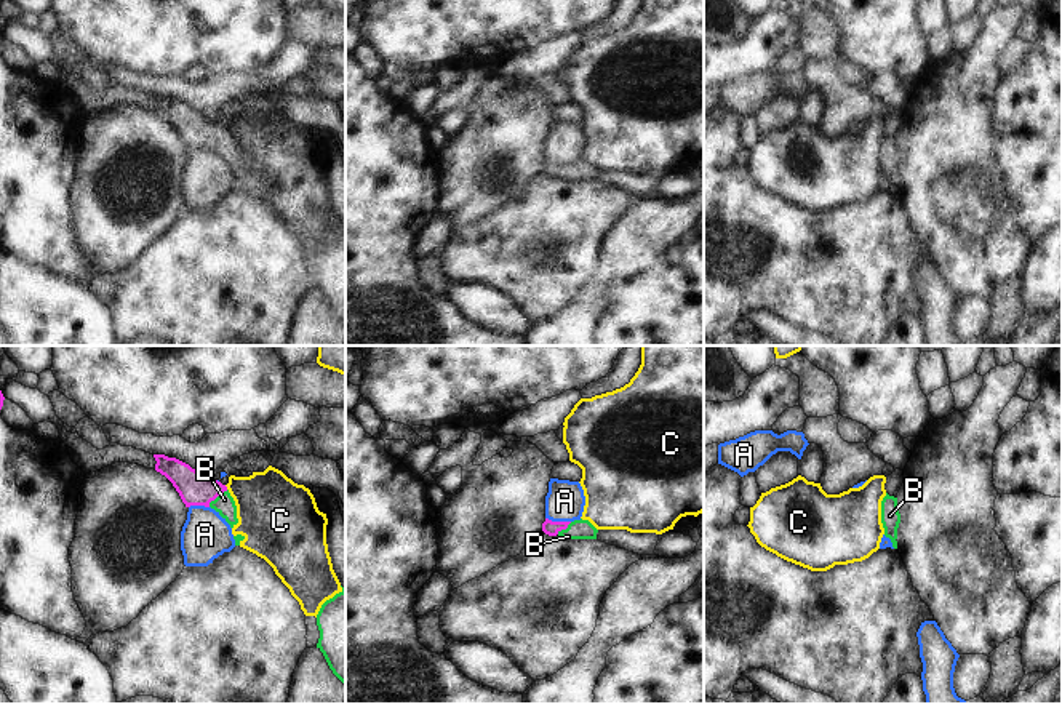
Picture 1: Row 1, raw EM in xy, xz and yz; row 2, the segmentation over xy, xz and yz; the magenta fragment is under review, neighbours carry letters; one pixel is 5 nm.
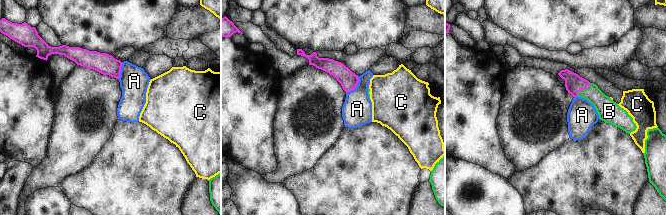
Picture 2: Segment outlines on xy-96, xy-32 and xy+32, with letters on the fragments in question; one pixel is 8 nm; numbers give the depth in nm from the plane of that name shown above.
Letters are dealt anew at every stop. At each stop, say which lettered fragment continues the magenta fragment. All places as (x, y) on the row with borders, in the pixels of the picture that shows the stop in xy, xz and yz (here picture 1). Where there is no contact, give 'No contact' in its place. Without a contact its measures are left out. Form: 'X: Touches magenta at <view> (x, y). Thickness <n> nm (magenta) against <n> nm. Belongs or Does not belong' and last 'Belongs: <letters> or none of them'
A: Touches magenta at xz (558, 522). Thickness 70 nm (magenta) against 200 nm. Does not belong
B: Touches magenta at xy (216, 496). Thickness 160 nm (magenta) against 100 nm. Belongs
C: Touches magenta at xy (226, 487). Thickness 160 nm (magenta) against 360 nm. Does not belong
Belongs: B.

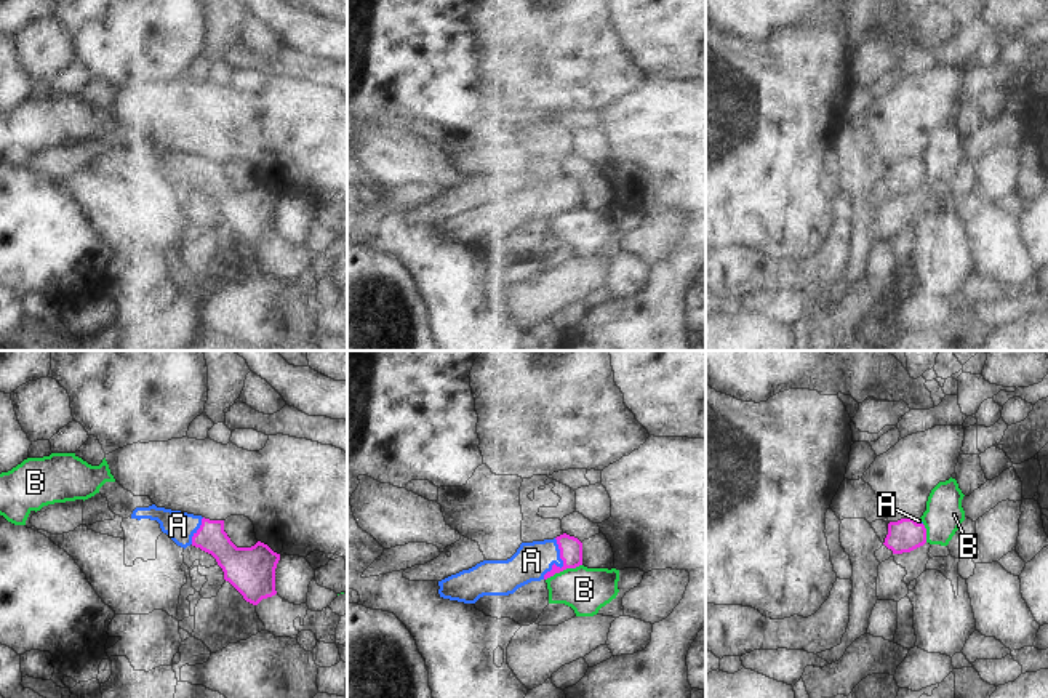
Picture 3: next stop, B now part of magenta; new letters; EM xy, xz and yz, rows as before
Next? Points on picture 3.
A: Touches magenta at xz (564, 564). Thickness 110 nm (magenta) against 190 nm. Belongs
B: Touches magenta at xz (564, 569). Thickness 110 nm (magenta) against 220 nm. Does not belong
Belongs: A.

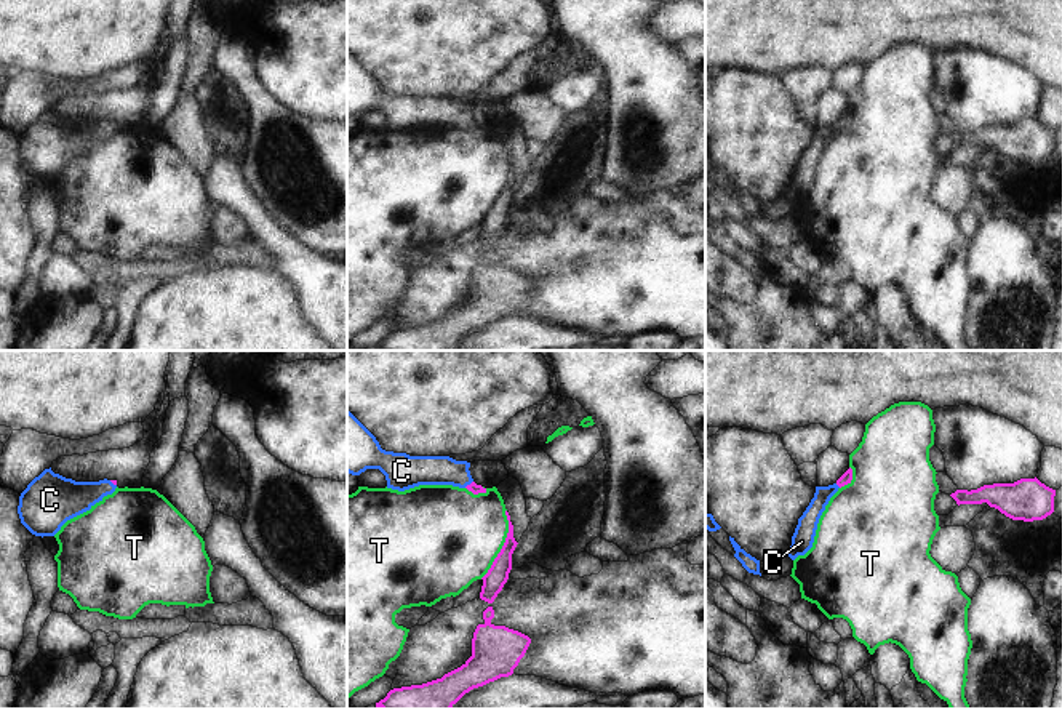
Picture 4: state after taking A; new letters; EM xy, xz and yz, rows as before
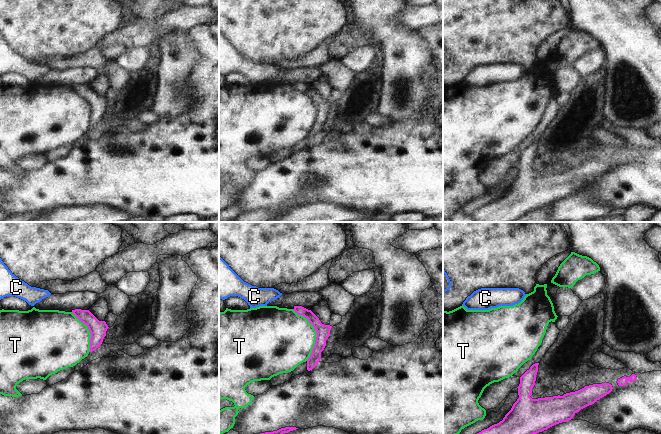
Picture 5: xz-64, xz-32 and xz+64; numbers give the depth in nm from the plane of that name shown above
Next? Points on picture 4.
C: Touches magenta at xz (467, 485). Thickness 50 nm (magenta) against 140 nm. Belongs
T: Touches magenta at xz (504, 544). Thickness 110 nm (magenta) against 460 nm. Does not belong
Belongs: C.

